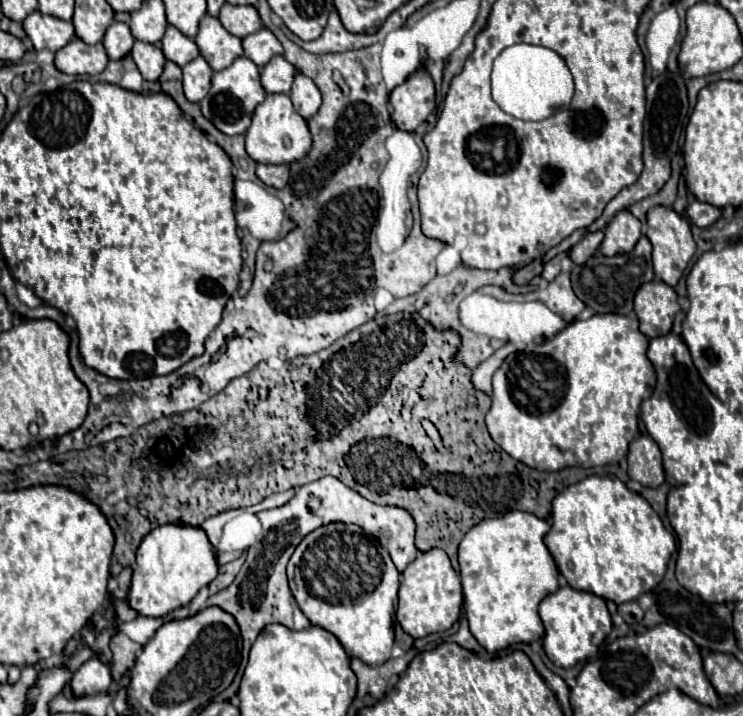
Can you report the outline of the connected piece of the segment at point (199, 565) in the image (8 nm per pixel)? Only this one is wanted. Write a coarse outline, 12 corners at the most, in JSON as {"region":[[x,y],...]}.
{"region":[[156,527],[138,547],[128,603],[162,617],[214,581],[202,529]]}

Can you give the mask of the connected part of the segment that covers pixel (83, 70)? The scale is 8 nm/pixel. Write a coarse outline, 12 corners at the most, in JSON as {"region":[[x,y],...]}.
{"region":[[74,37],[54,65],[68,75],[98,75],[108,65],[102,43]]}

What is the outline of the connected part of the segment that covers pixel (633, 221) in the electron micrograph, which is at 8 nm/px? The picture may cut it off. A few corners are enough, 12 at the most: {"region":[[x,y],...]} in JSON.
{"region":[[624,209],[608,223],[600,251],[630,253],[642,223]]}

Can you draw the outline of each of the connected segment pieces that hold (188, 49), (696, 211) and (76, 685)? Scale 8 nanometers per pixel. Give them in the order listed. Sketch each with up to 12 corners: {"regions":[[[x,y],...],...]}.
{"regions":[[[172,25],[162,37],[166,59],[184,67],[200,55],[196,41]],[[690,201],[686,213],[698,227],[710,227],[722,211],[710,203]],[[98,657],[88,659],[70,681],[74,695],[108,691],[112,675]]]}

